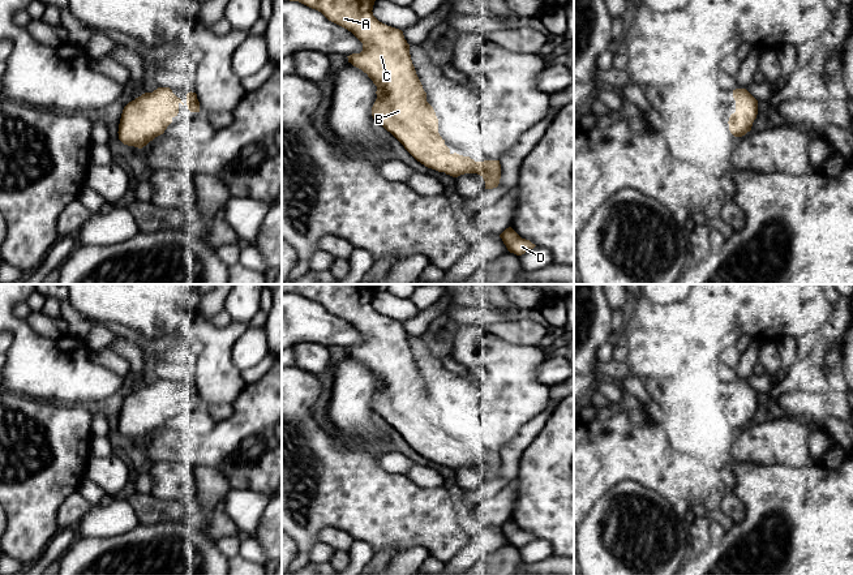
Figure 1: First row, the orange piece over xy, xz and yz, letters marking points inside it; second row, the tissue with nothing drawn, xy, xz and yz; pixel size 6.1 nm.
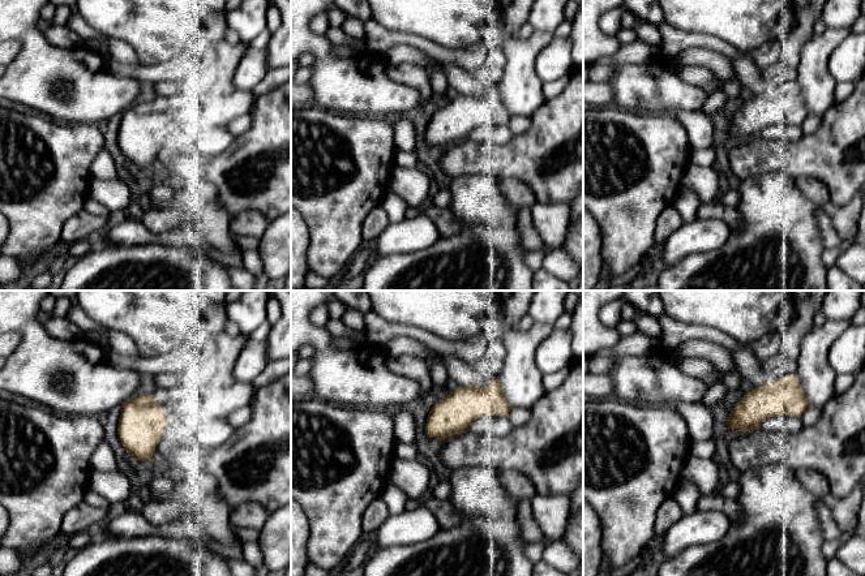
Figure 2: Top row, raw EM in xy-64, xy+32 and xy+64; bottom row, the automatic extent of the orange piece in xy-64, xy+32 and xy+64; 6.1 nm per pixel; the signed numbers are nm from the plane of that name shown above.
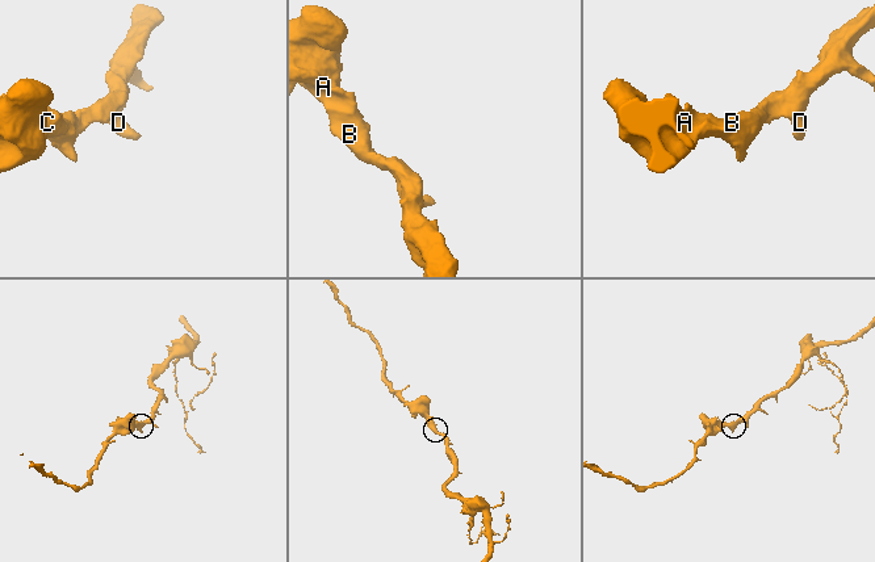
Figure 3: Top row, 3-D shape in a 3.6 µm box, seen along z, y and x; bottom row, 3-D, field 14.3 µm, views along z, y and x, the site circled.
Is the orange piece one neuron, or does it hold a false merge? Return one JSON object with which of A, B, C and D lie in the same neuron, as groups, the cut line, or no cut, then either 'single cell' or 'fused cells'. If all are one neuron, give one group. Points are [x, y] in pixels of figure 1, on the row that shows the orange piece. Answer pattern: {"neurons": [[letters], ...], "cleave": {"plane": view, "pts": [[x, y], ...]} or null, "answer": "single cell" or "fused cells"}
{"neurons": [["A", "B", "C", "D"]], "cleave": null, "answer": "single cell"}

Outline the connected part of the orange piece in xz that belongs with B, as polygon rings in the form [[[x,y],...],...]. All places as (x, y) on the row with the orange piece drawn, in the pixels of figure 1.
[[[290,0],[299,1],[321,12],[329,21],[351,31],[361,43],[363,51],[352,53],[348,63],[361,69],[377,86],[377,99],[372,116],[390,132],[404,149],[421,164],[453,177],[464,173],[477,173],[485,181],[485,189],[497,188],[501,179],[500,160],[475,162],[470,156],[451,154],[445,140],[438,133],[438,119],[426,102],[426,93],[416,74],[410,55],[410,44],[403,31],[380,22],[373,16],[376,0]]]

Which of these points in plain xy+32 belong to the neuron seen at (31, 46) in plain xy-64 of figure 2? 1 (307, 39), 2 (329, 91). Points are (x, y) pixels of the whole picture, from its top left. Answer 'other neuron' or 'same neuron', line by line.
1: same neuron
2: same neuron

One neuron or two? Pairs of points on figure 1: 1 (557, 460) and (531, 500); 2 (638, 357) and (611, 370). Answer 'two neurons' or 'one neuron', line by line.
1: one neuron
2: two neurons

